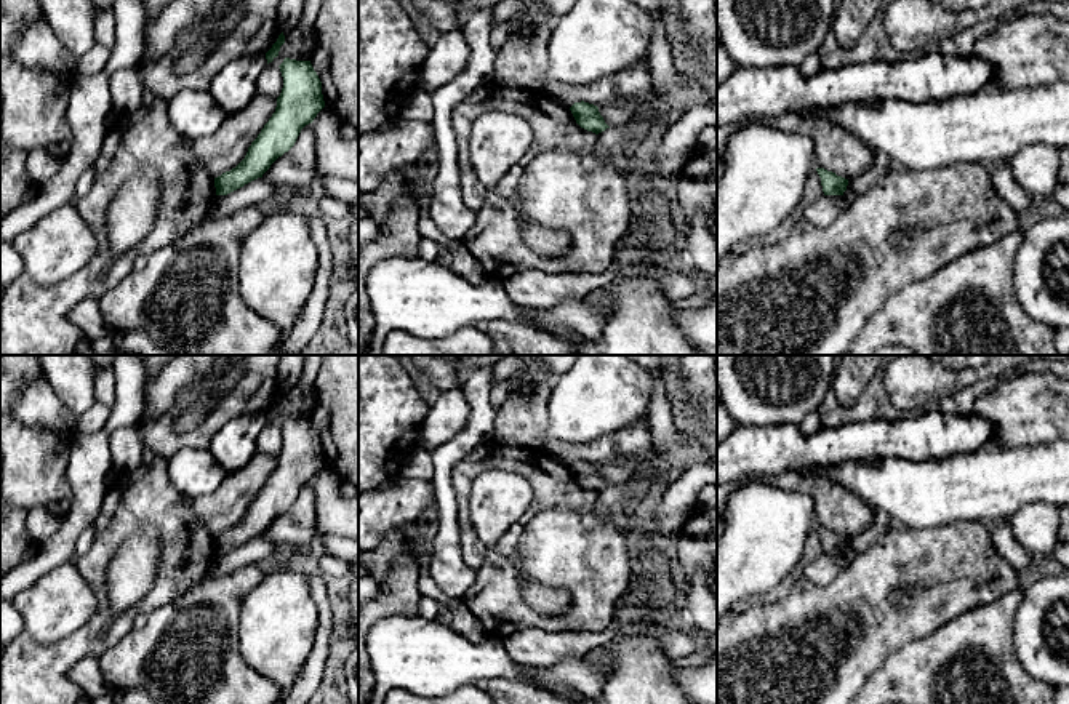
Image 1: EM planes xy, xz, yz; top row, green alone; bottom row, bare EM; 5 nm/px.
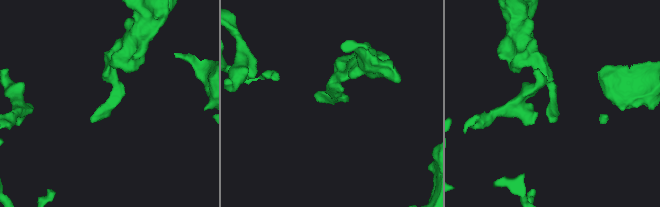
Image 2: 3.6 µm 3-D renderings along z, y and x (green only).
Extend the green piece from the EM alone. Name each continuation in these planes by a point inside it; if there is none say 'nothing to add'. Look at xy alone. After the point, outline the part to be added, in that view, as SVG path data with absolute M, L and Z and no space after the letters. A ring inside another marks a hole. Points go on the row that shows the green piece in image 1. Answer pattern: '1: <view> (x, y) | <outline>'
nothing to add

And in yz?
nothing to add

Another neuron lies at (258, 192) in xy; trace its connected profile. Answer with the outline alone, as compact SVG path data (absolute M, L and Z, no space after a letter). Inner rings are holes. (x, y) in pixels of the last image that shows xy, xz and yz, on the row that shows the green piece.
M258 178L227 195L216 195L205 216L195 224L195 229L211 219L232 216L250 206L258 206L264 211L274 210L283 203L285 197L285 192Z

